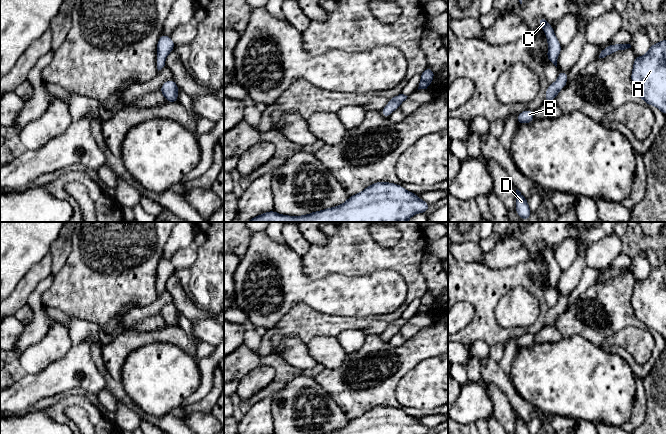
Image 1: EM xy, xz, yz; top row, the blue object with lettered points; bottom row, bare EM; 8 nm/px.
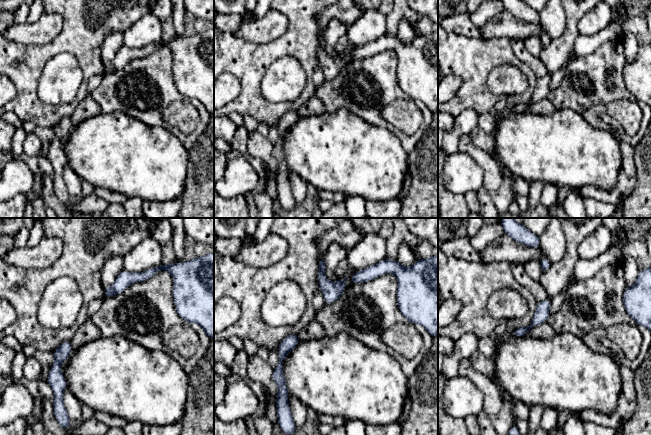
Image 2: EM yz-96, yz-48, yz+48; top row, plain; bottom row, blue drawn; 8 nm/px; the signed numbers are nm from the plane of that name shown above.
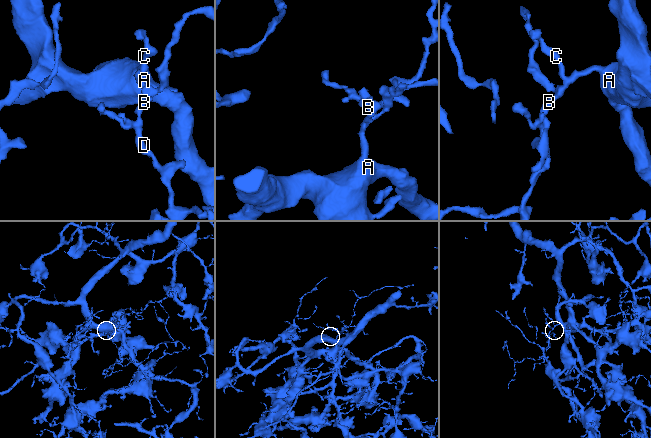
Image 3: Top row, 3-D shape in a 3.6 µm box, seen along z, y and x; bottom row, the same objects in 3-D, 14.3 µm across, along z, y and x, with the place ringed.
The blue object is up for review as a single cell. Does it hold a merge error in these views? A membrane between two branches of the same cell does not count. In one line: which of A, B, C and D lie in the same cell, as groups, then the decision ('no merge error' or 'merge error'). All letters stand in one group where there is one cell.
A B C D | no merge error

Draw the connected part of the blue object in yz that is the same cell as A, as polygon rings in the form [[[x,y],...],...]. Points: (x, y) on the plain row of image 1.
[[[662,263],[657,268],[651,268],[647,277],[643,280],[635,280],[631,297],[633,312],[638,320],[647,329],[657,331],[666,339],[666,264]]]

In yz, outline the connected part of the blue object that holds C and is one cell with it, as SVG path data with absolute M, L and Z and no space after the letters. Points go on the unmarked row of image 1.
M538 241L537 244L547 261L547 284L552 286L557 291L557 283L561 276L562 270L560 269L559 264L554 257L553 251L549 248L549 246L542 241Z

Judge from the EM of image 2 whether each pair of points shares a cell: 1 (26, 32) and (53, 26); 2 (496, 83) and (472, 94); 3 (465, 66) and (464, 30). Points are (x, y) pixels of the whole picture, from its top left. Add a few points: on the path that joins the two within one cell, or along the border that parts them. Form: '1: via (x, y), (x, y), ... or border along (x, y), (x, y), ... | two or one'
1: via (33, 32), (41, 32), (46, 28) | one
2: border along (495, 66), (488, 75), (487, 88), (499, 97) | two
3: border along (448, 32), (482, 39) | two

